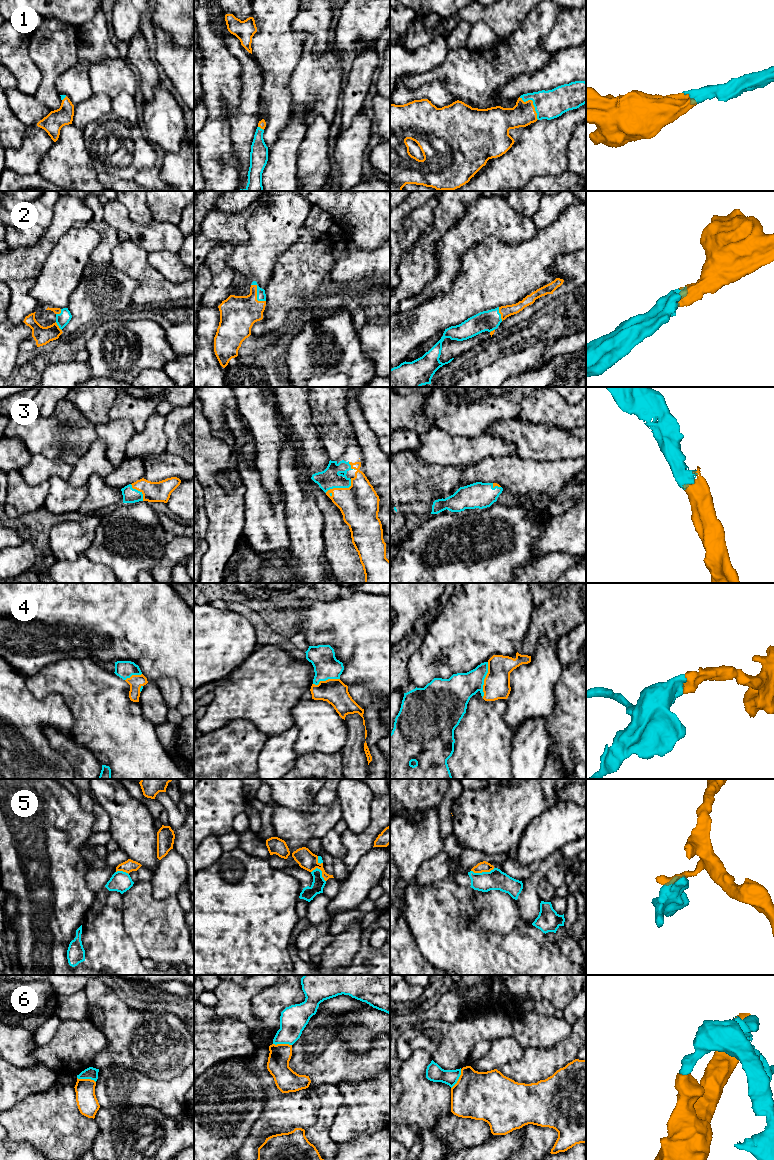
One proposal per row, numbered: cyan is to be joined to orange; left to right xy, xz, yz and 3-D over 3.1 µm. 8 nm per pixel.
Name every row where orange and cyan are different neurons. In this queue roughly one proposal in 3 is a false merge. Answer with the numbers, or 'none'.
5, 6

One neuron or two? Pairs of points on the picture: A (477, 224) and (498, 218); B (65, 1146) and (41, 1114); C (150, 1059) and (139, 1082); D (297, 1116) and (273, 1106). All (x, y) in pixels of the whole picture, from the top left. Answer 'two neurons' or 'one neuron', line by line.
A: one neuron
B: one neuron
C: two neurons
D: one neuron

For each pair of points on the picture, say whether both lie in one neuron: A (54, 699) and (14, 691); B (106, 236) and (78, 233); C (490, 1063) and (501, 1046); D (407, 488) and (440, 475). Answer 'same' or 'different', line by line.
A: same
B: different
C: same
D: same

